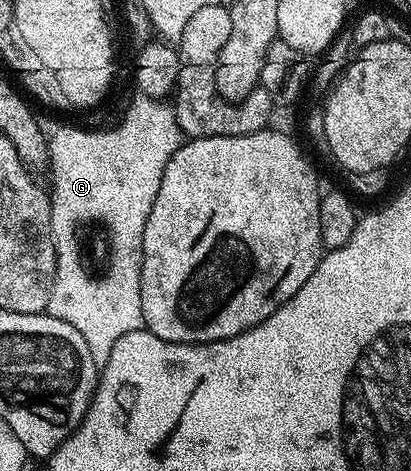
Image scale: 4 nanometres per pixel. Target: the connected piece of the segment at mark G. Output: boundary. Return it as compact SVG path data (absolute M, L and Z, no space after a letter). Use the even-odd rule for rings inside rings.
M142 93L135 97L124 114L124 123L113 130L60 126L48 138L56 275L46 312L78 328L100 368L110 360L114 346L124 334L134 334L144 326L140 291L142 236L154 196L158 196L158 184L162 184L162 172L166 172L170 156L186 141L176 123L176 111L167 101ZM79 222L101 222L108 233L112 251L101 278L95 278L84 267L76 239Z

